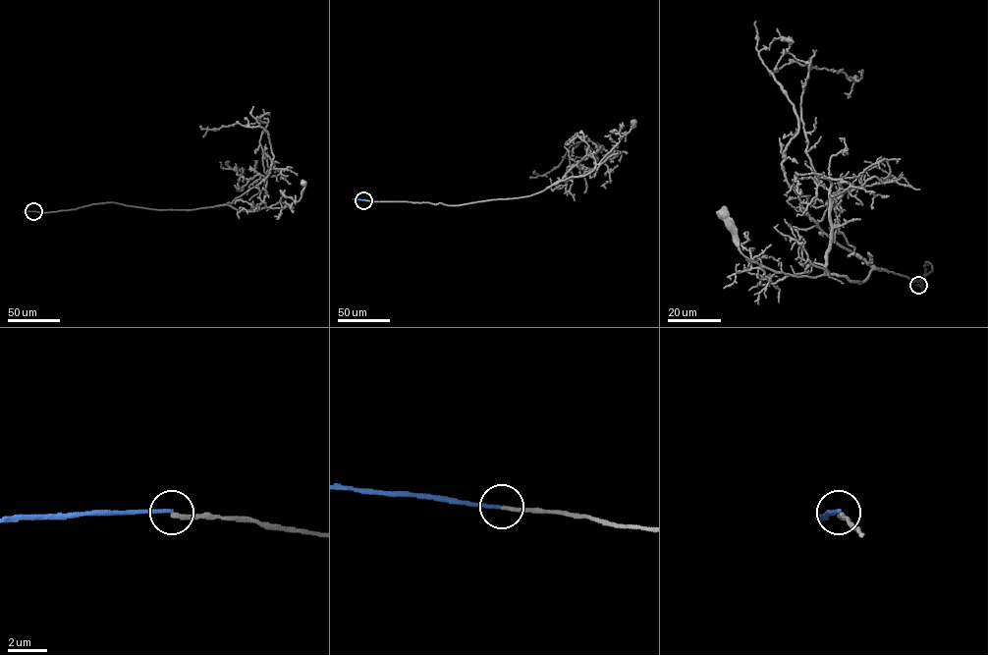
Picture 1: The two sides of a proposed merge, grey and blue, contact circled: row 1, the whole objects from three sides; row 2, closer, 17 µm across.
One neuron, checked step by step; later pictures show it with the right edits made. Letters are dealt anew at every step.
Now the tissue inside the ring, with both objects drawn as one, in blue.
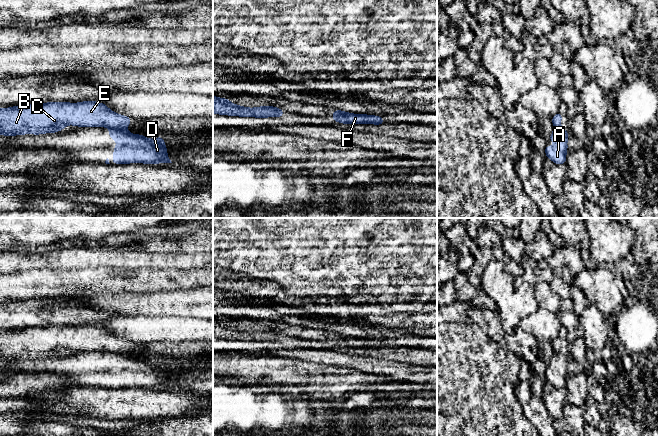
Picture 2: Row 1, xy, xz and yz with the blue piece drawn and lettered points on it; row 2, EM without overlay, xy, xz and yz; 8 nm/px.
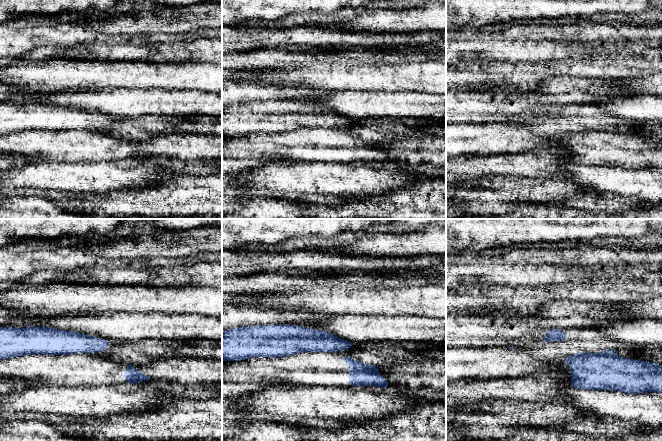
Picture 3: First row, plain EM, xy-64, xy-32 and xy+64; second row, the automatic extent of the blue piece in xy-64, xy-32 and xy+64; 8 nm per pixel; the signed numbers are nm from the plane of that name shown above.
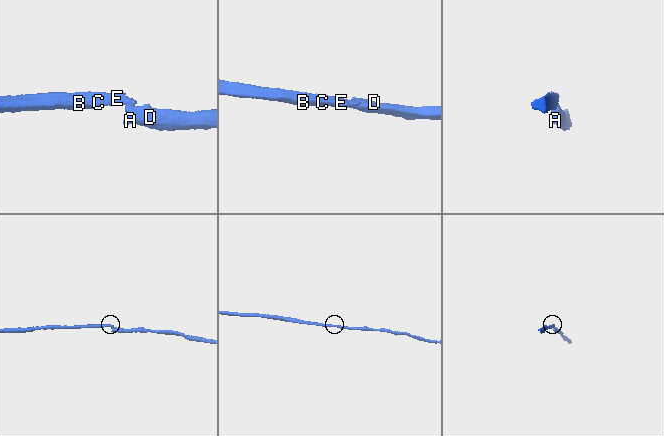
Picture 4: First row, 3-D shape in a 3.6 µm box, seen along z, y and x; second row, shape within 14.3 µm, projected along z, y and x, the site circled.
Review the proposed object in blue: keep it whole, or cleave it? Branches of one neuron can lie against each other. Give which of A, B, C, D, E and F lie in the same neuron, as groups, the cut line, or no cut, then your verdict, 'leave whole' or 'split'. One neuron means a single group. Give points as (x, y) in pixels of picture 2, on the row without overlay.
A D F / B C E; cut in xy along (111, 350), (123, 353); split

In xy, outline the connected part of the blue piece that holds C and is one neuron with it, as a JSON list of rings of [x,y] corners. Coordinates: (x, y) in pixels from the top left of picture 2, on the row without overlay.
[[[95,325],[48,326],[0,332],[0,359],[44,358],[61,355],[66,349],[124,353],[131,342],[111,335]]]

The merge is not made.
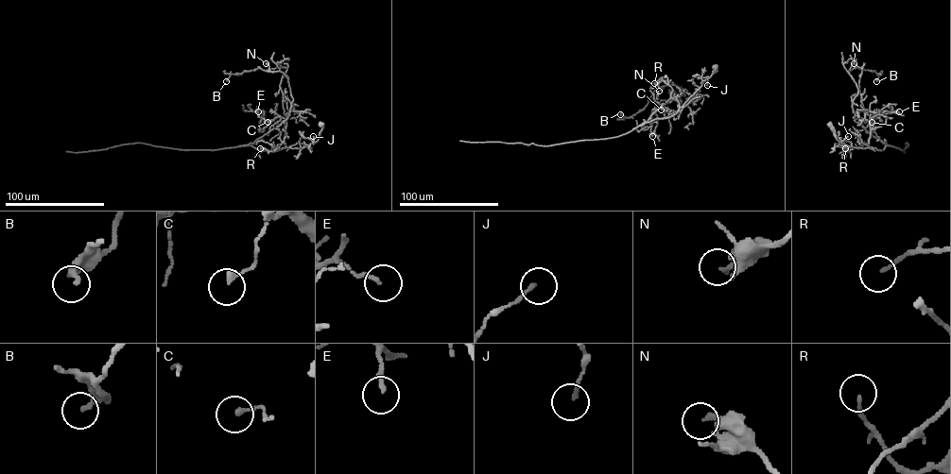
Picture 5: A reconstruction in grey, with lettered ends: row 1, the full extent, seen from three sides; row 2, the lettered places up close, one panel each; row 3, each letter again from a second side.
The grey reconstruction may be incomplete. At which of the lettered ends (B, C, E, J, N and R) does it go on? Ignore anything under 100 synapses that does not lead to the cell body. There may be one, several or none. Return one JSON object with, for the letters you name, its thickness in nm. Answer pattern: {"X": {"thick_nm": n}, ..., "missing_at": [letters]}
{"missing_at": []}

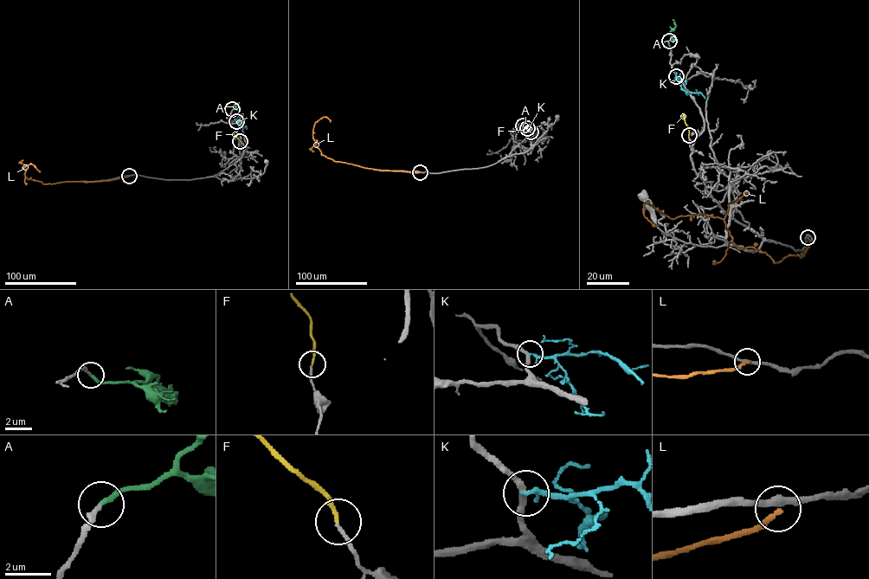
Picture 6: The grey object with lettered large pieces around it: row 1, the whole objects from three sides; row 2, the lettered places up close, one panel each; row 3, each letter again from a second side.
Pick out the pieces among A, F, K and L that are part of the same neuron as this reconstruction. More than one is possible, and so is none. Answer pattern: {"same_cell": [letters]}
{"same_cell": ["A", "F"]}

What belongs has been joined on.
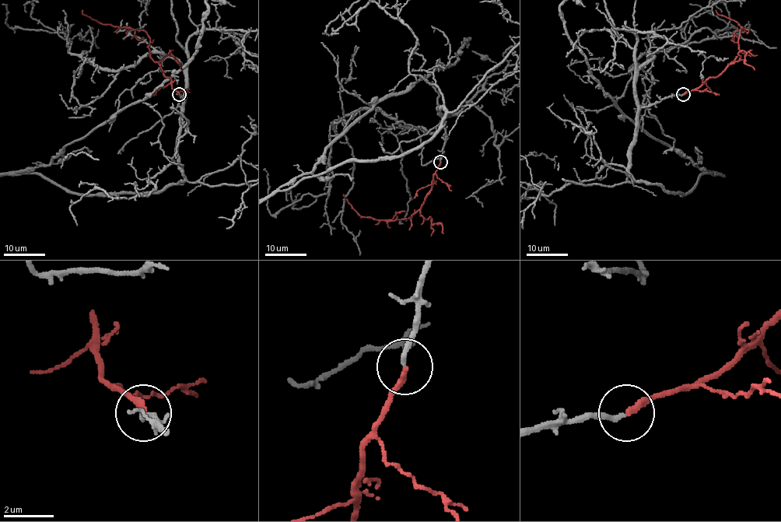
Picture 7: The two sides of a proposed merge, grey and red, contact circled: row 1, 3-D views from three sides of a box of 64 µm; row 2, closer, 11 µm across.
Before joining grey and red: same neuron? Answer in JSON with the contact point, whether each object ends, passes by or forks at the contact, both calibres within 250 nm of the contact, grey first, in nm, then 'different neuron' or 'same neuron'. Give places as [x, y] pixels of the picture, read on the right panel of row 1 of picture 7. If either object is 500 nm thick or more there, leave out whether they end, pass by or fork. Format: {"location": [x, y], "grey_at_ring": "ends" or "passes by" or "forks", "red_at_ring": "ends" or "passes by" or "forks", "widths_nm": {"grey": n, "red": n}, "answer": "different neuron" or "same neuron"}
{"location": [683, 94], "grey_at_ring": "ends", "red_at_ring": "ends", "widths_nm": {"grey": 200, "red": 240}, "answer": "same neuron"}

